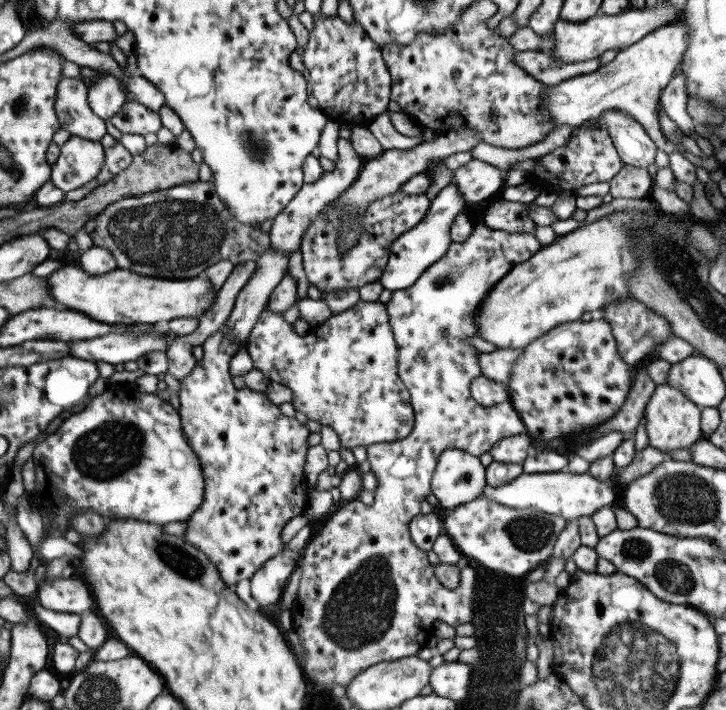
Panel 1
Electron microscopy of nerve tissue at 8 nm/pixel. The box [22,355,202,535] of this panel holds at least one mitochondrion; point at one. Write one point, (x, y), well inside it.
(107, 452)

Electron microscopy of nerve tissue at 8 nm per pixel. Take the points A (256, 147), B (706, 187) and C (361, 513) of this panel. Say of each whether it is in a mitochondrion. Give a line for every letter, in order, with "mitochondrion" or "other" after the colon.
A: mitochondrion
B: other
C: other

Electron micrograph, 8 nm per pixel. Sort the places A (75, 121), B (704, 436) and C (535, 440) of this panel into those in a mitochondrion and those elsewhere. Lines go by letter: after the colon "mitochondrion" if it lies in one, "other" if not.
A: other
B: other
C: other

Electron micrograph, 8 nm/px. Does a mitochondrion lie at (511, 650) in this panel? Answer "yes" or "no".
yes

